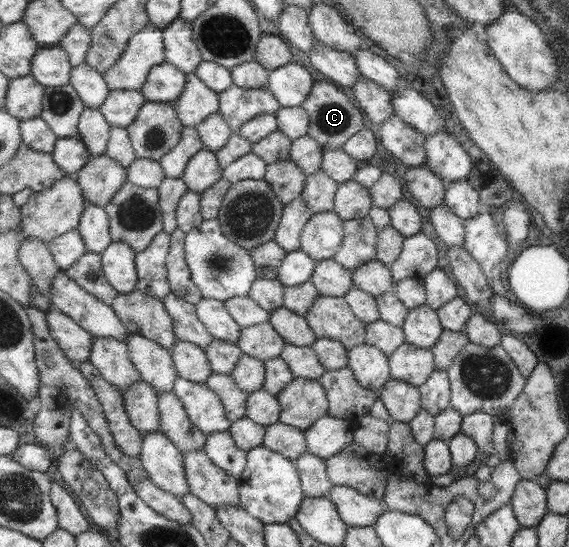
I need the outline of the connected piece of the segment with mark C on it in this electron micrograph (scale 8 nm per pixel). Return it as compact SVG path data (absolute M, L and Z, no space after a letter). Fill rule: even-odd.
M316 81L311 96L302 107L311 116L309 135L320 143L324 151L342 149L352 136L364 128L364 118L362 118L360 108L334 82Z

